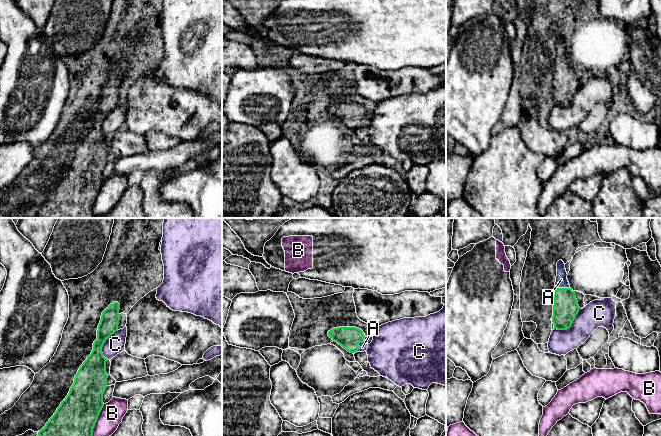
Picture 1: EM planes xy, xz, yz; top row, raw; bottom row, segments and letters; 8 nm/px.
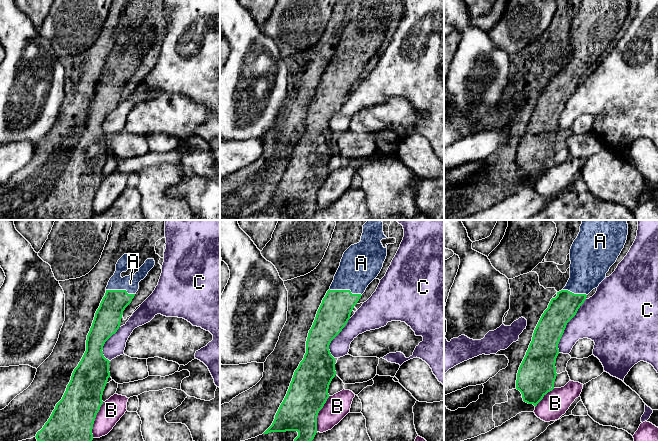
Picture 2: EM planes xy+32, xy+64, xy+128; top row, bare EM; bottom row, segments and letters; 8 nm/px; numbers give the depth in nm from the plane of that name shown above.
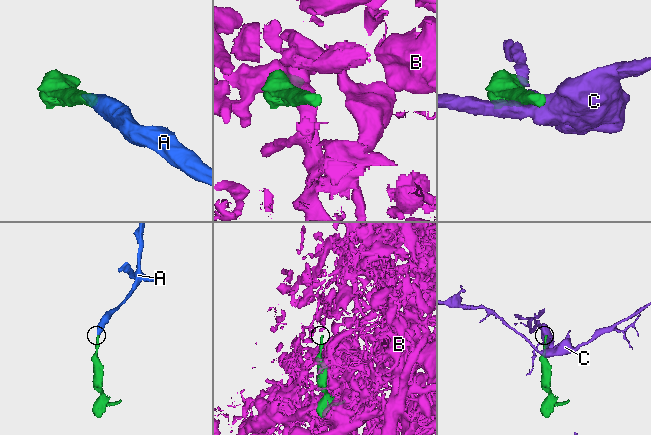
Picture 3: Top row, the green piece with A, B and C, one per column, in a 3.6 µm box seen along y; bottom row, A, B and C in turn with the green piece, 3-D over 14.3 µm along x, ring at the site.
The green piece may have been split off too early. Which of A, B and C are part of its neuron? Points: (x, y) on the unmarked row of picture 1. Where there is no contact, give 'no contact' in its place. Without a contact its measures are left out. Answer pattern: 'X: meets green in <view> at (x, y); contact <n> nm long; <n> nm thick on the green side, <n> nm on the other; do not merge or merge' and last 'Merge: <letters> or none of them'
A: meets green in xz at (360, 118); contact 190 nm long; 180 nm thick on the green side, 70 nm on the other; merge
B: meets green in xy at (96, 197); contact 300 nm long; 400 nm thick on the green side, 190 nm on the other; do not merge
C: meets green in yz at (570, 102); contact 280 nm long; 200 nm thick on the green side, 220 nm on the other; do not merge
Merge: A

